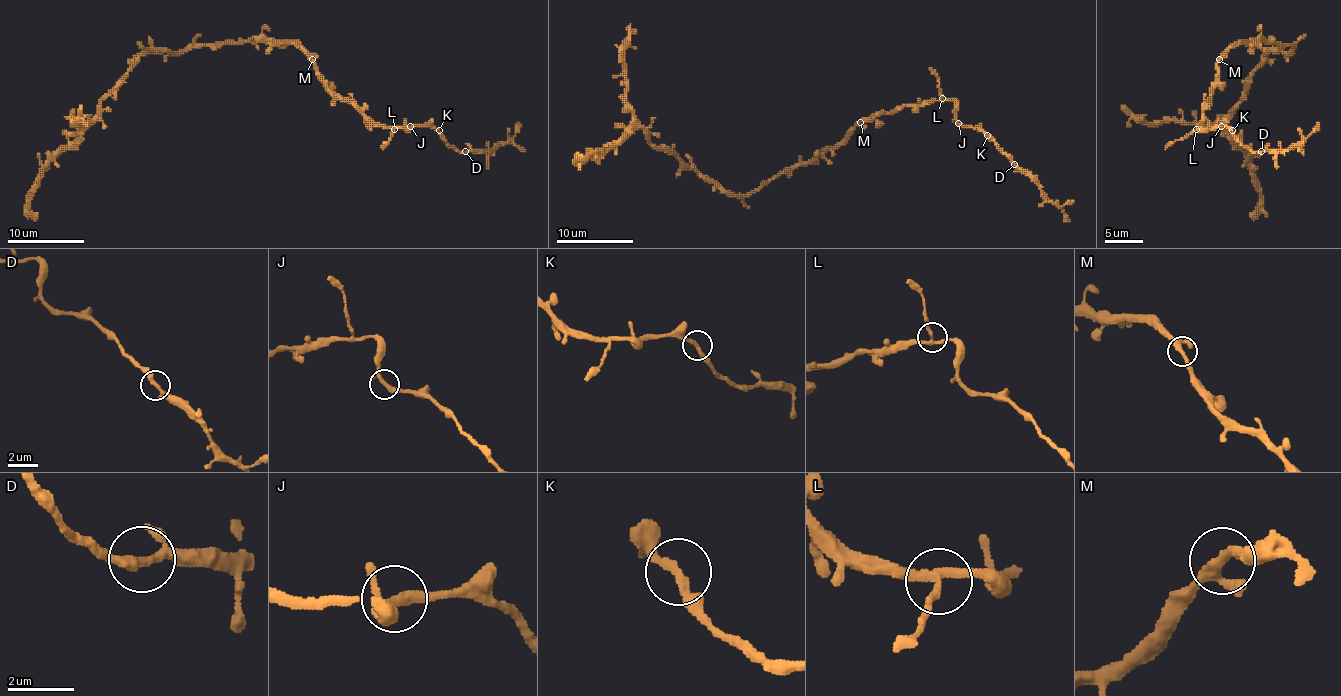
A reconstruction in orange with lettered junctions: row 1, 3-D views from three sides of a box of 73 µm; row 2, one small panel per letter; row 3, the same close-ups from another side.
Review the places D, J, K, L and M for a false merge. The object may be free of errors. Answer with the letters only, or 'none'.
L

